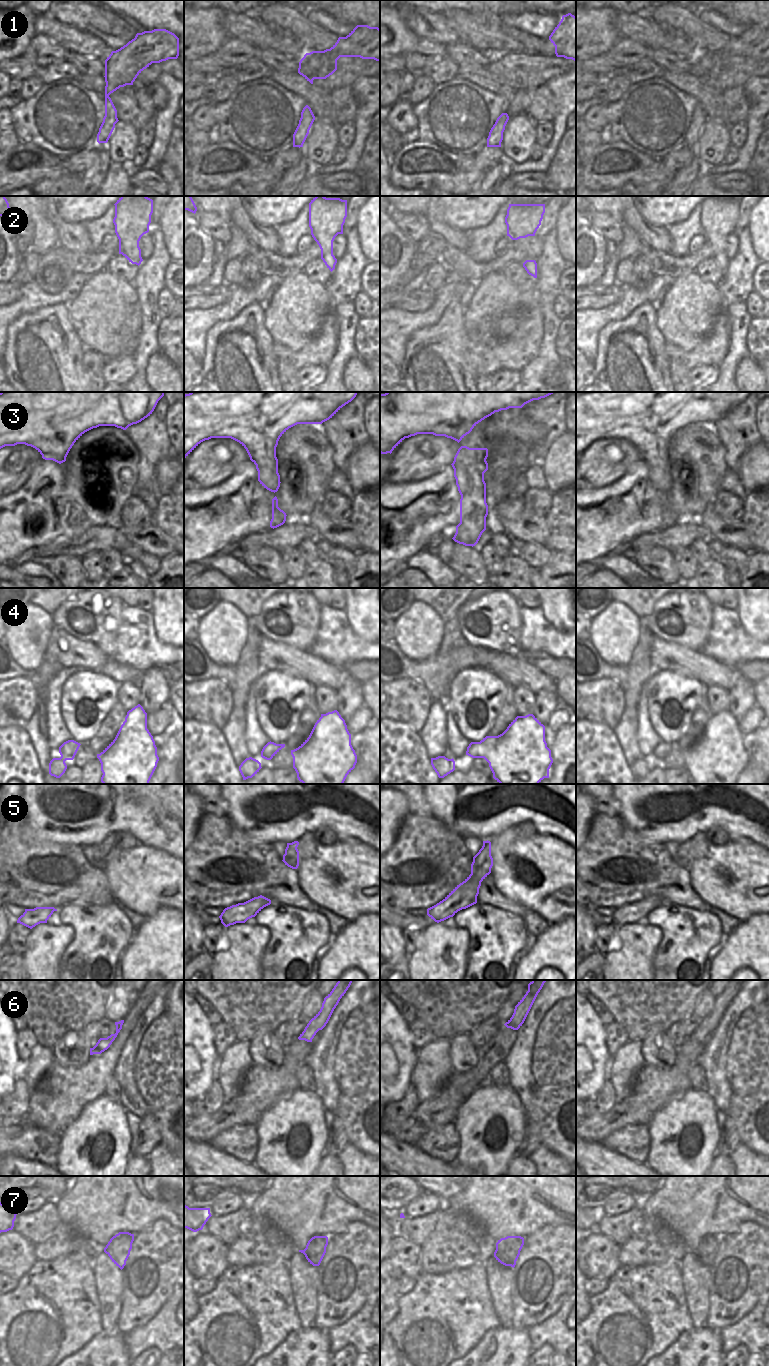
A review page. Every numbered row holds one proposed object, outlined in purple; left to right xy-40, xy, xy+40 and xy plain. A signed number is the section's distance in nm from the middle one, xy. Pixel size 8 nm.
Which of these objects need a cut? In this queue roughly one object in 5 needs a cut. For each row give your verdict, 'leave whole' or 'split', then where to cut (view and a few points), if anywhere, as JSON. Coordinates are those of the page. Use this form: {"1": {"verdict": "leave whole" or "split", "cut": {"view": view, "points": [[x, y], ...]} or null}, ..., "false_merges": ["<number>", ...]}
{"1": {"verdict": "leave whole", "cut": null}, "2": {"verdict": "leave whole", "cut": null}, "3": {"verdict": "leave whole", "cut": null}, "4": {"verdict": "leave whole", "cut": null}, "5": {"verdict": "leave whole", "cut": null}, "6": {"verdict": "leave whole", "cut": null}, "7": {"verdict": "split", "cut": {"view": "xy", "points": [[305, 1249], [303, 1253]]}}, "false_merges": ["7"]}

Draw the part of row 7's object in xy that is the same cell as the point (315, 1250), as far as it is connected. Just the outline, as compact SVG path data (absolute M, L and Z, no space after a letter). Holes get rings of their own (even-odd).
M314 1236L308 1241L303 1254L310 1264L319 1266L326 1253L327 1245L327 1236Z

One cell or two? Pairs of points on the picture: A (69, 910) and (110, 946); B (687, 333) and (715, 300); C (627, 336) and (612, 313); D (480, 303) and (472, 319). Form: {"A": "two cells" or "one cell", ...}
{"A": "one cell", "B": "one cell", "C": "two cells", "D": "one cell"}

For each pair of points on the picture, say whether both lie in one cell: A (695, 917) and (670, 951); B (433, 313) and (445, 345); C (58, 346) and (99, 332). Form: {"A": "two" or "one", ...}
{"A": "one", "B": "two", "C": "two"}

